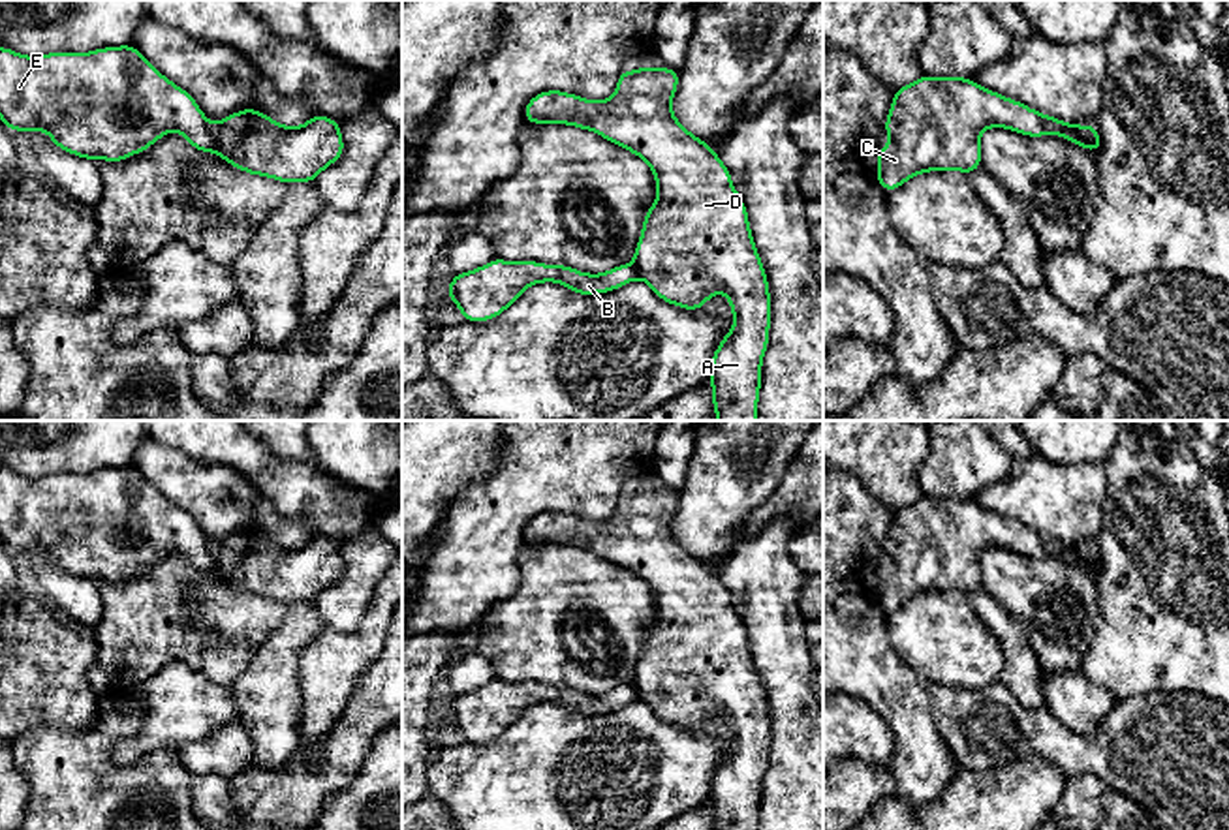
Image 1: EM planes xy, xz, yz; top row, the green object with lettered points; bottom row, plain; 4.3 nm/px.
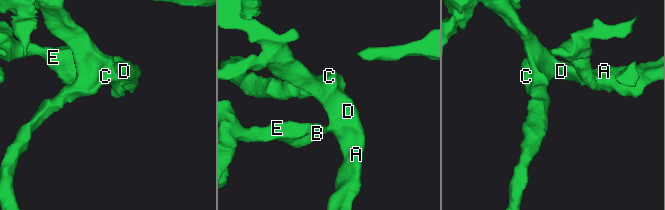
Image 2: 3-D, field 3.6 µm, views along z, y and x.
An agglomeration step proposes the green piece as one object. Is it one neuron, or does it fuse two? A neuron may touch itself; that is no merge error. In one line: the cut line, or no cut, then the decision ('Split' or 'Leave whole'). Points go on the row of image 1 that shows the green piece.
Split along xy (211, 126), (217, 149). Split

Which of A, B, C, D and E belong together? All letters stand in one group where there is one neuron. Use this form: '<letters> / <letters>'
A C D / B E

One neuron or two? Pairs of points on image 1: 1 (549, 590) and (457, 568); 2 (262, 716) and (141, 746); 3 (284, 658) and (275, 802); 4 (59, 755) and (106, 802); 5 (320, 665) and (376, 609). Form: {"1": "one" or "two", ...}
{"1": "two", "2": "two", "3": "two", "4": "one", "5": "one"}

